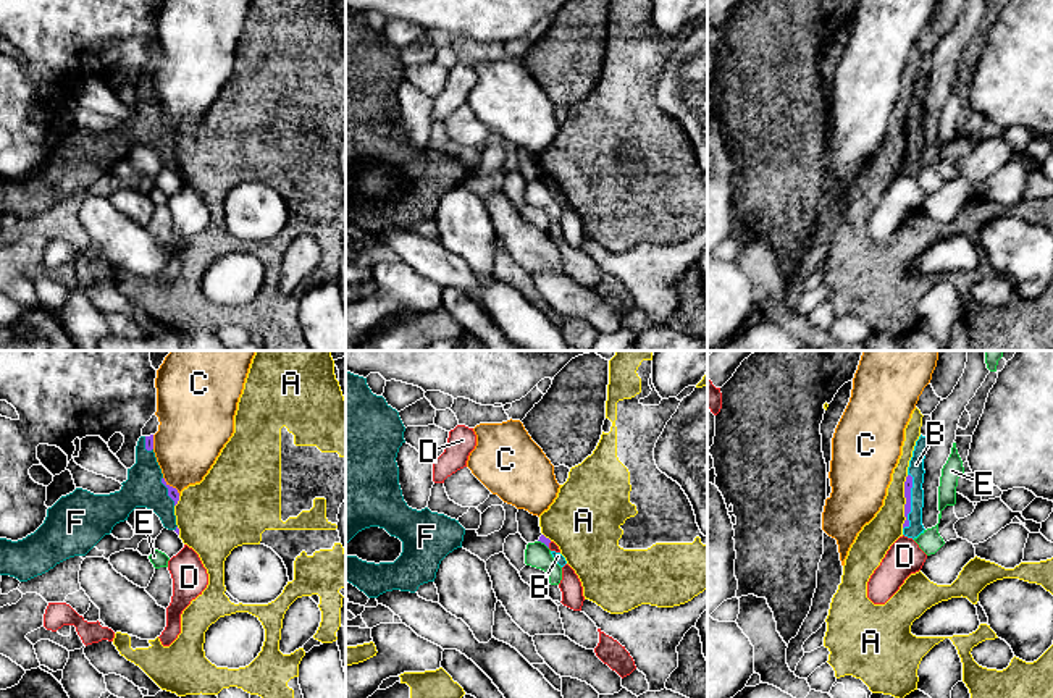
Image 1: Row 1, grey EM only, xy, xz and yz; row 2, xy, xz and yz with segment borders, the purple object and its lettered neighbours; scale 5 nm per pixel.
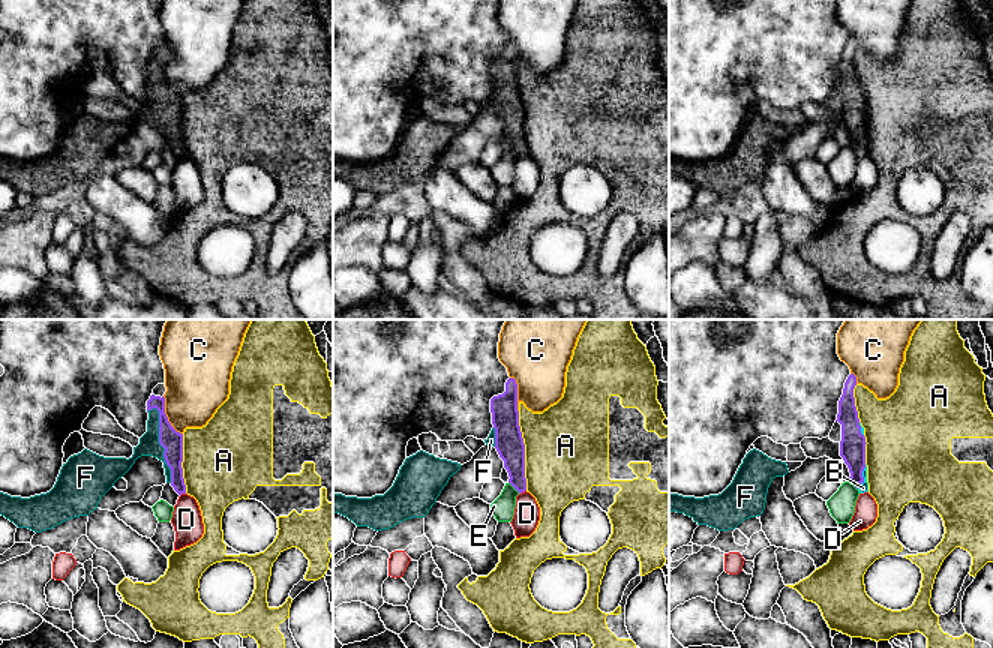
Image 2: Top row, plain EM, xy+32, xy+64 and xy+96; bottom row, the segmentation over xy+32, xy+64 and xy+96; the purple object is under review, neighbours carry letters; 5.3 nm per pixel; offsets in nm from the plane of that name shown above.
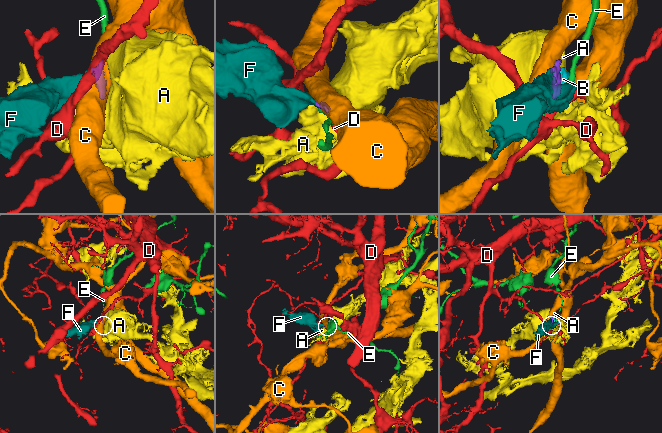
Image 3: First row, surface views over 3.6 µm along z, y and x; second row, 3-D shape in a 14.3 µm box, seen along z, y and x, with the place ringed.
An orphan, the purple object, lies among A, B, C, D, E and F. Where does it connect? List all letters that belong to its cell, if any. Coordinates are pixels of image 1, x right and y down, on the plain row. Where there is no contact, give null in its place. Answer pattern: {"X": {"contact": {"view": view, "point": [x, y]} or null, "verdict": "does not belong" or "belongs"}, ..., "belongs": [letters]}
{"A": {"contact": {"view": "yz", "point": [906, 139]}, "verdict": "does not belong"}, "B": {"contact": {"view": "yz", "point": [910, 139]}, "verdict": "belongs"}, "C": {"contact": {"view": "xy", "point": [172, 125]}, "verdict": "does not belong"}, "D": {"contact": {"view": "xz", "point": [548, 183]}, "verdict": "does not belong"}, "E": {"contact": {"view": "xz", "point": [543, 180]}, "verdict": "does not belong"}, "F": {"contact": {"view": "xy", "point": [168, 130]}, "verdict": "belongs"}, "belongs": ["B", "F"]}

